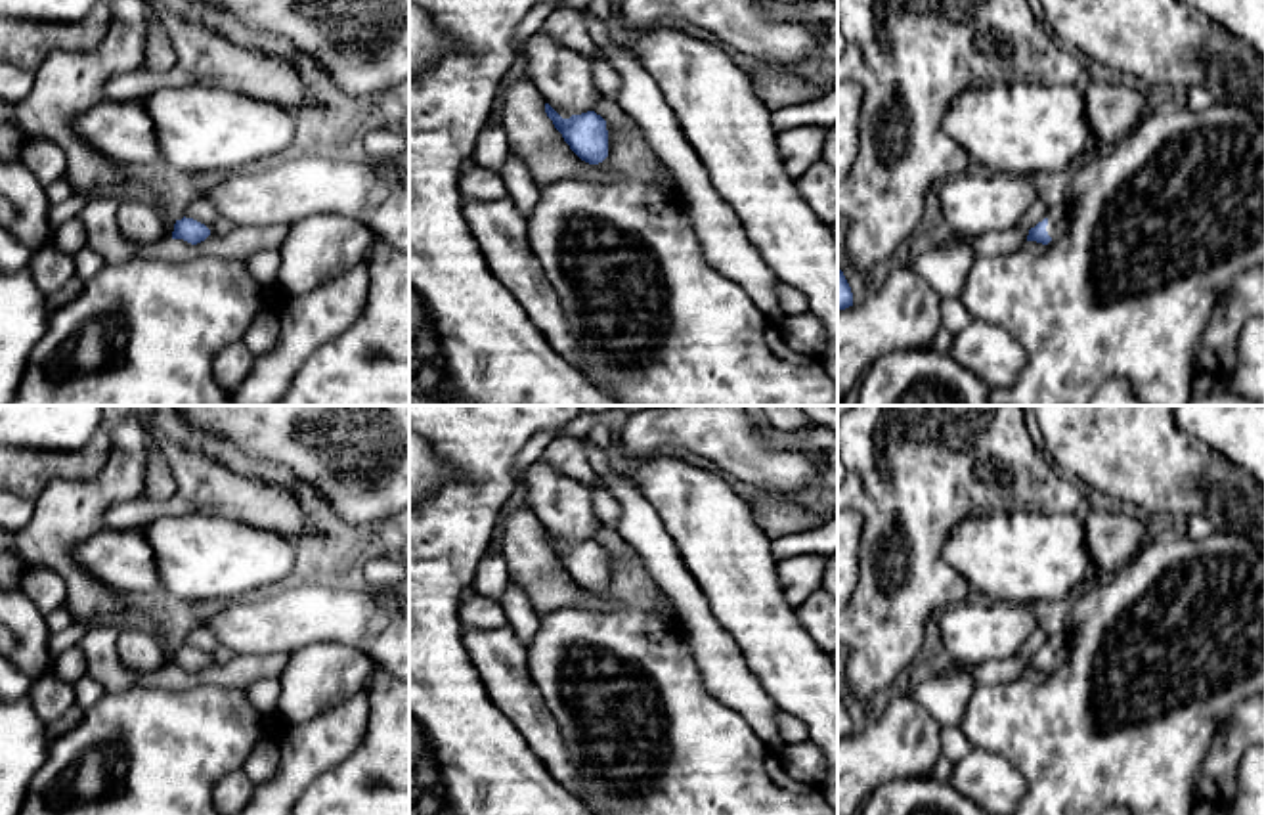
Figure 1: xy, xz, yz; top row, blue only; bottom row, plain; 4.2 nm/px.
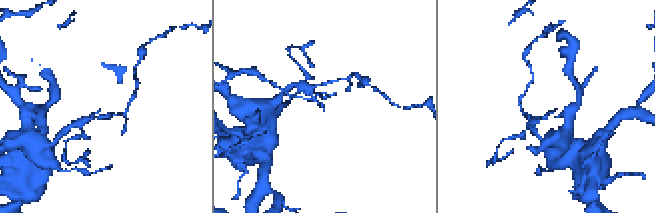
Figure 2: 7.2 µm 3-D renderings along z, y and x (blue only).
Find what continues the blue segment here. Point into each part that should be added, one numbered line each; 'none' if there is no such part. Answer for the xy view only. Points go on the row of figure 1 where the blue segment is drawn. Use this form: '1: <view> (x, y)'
none

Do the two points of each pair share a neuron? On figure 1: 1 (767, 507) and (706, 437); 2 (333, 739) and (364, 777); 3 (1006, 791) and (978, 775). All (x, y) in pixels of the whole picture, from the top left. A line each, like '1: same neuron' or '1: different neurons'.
1: different neurons
2: different neurons
3: same neuron

